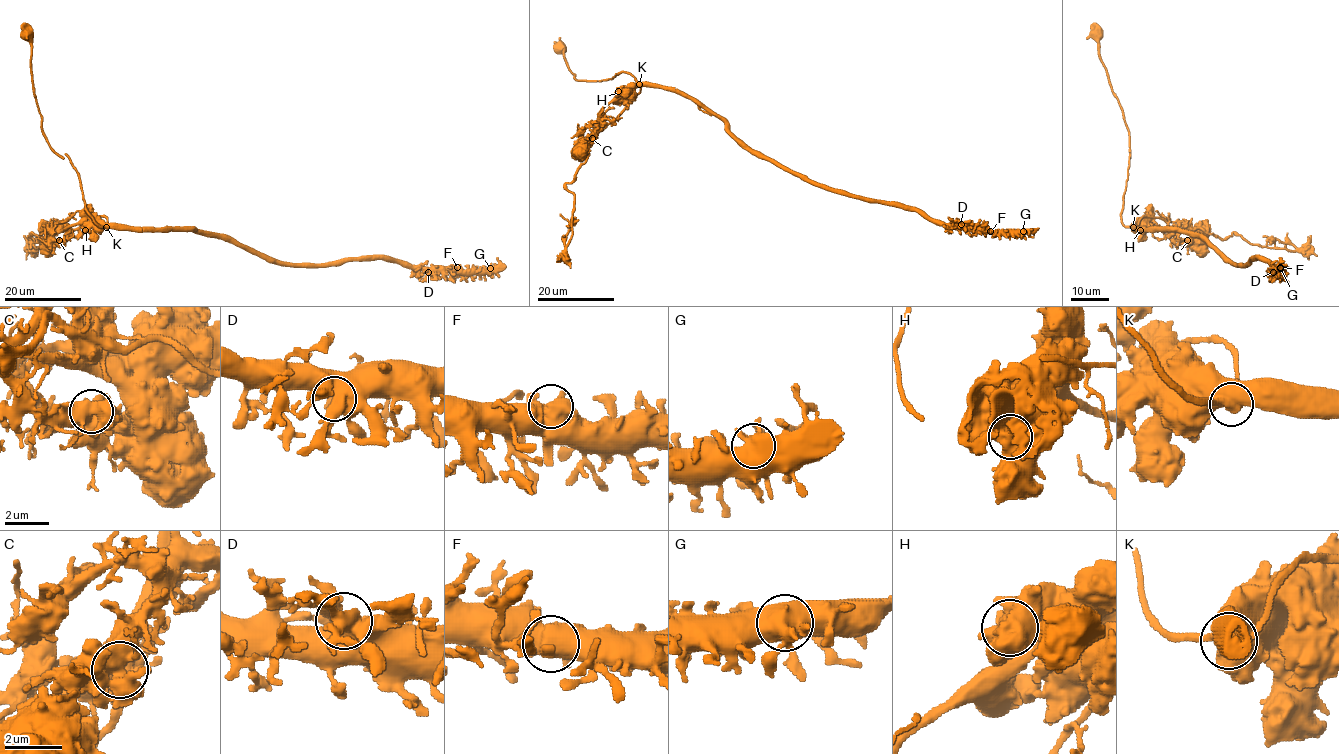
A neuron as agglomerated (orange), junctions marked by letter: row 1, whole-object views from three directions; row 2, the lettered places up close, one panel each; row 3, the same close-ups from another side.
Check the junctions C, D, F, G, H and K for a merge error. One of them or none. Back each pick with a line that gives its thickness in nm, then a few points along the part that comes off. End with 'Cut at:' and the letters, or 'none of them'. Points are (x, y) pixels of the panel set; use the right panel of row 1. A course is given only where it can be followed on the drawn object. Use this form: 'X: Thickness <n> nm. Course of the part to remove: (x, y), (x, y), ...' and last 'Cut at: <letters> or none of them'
K: Thickness 600 nm. Course of the part to remove: (1133, 227), (1152, 216), (1173, 230), (1202, 228), (1227, 239), (1236, 233), (1251, 243), (1296, 249), (1263, 235)
Cut at: K

